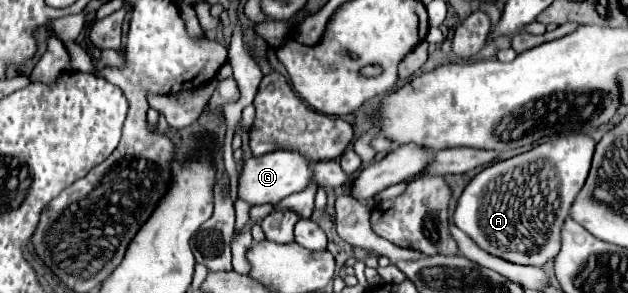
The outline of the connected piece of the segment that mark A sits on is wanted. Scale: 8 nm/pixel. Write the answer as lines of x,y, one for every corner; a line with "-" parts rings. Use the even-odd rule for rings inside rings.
567,135
567,137
555,137
543,145
537,145
527,153
485,167
481,173
477,173
471,179
471,183
461,193
453,213
453,223
489,255
495,255
499,259
517,265
543,267
545,263
553,261
561,249
561,227
569,215
571,203
585,185
591,167
593,149
595,143
591,137

